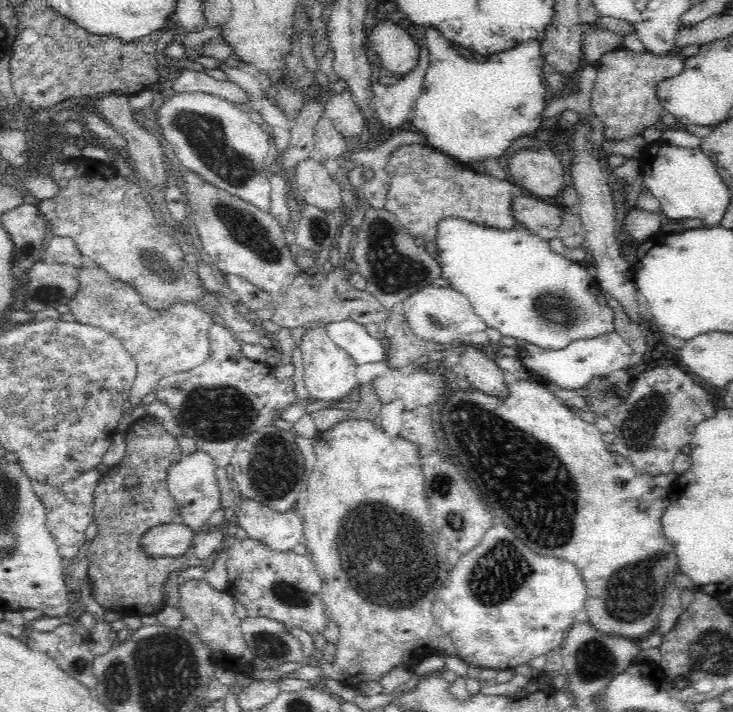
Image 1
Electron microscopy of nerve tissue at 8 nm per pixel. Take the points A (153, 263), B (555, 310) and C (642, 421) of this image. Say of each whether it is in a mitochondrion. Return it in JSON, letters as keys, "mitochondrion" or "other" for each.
{"A":"mitochondrion","B":"mitochondrion","C":"mitochondrion"}

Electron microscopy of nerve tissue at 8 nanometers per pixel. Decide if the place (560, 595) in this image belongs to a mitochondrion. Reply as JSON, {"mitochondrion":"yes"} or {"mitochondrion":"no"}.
{"mitochondrion":"no"}

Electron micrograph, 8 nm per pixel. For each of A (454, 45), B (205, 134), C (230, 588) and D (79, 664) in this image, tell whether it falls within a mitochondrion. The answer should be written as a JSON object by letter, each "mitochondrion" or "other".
{"A":"other","B":"mitochondrion","C":"other","D":"mitochondrion"}

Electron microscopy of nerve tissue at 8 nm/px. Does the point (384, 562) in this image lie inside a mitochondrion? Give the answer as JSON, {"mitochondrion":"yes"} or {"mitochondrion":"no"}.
{"mitochondrion":"yes"}

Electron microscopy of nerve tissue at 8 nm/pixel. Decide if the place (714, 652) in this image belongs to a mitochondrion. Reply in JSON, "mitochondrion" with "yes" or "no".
{"mitochondrion":"yes"}

